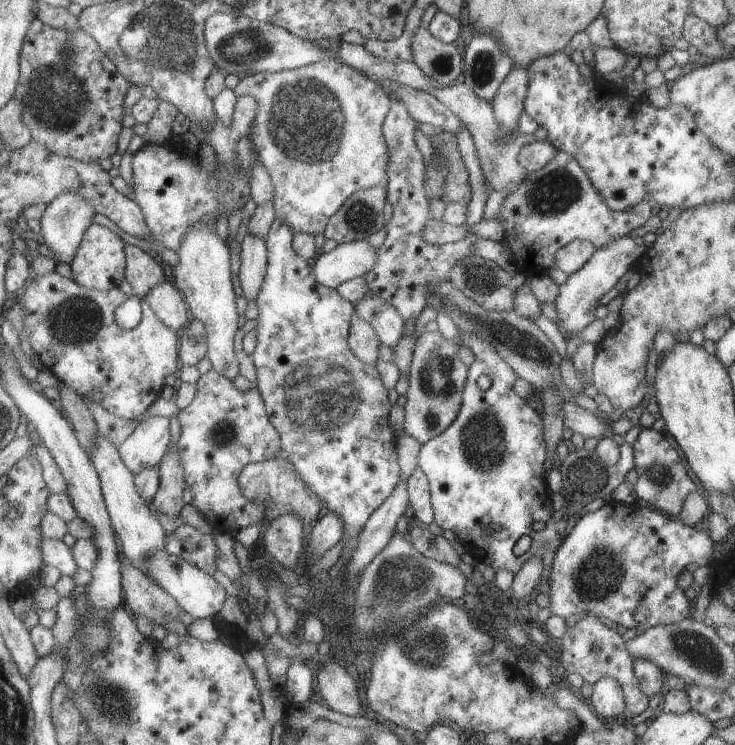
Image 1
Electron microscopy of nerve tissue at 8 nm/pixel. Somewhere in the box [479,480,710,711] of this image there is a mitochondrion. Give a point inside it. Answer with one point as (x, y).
(598, 578)

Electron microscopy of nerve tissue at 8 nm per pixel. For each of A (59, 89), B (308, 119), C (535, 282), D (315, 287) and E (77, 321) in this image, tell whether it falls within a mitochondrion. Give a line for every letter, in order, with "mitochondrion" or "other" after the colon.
A: mitochondrion
B: mitochondrion
C: other
D: other
E: mitochondrion

